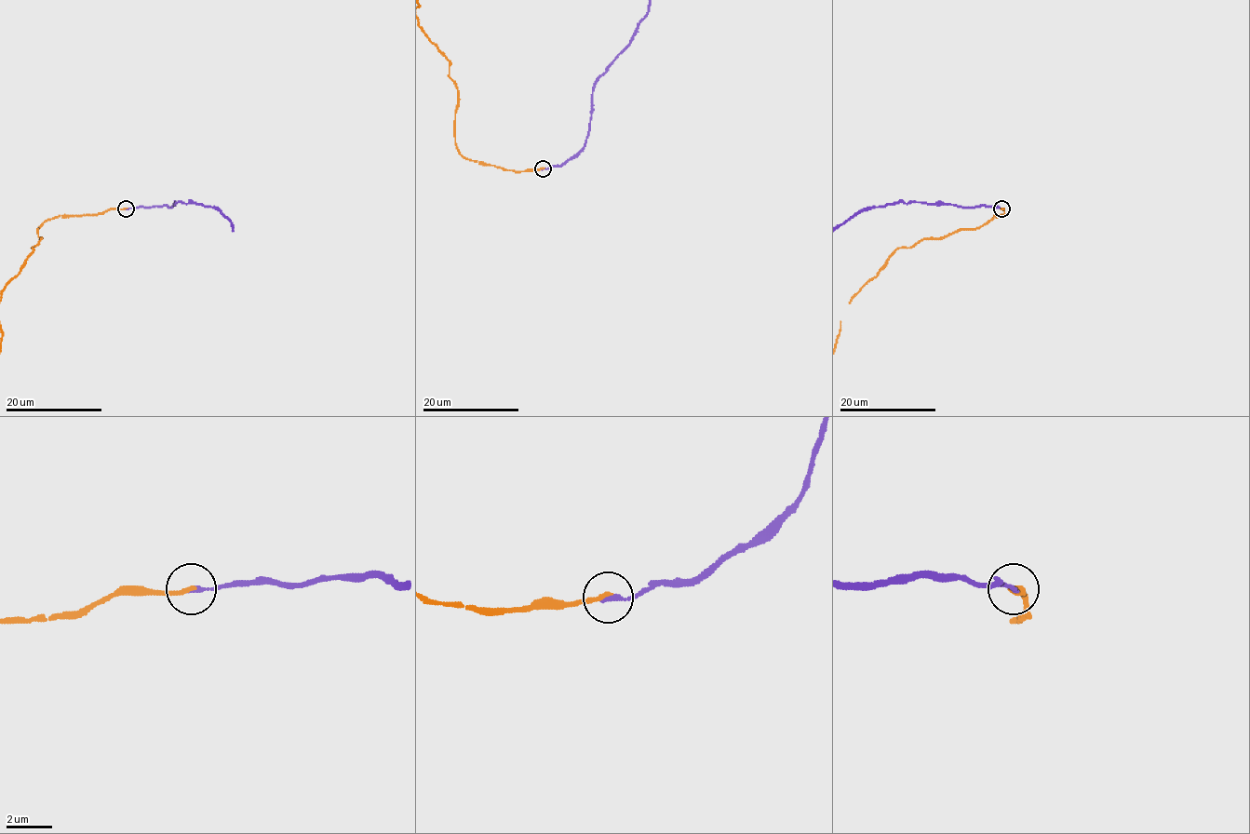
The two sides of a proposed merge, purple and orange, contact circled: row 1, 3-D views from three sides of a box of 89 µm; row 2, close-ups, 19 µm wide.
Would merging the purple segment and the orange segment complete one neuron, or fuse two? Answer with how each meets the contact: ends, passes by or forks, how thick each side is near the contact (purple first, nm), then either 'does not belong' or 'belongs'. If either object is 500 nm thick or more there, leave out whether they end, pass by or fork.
purple ends; orange ends; calibres 180 and 180 nm; does not belong

